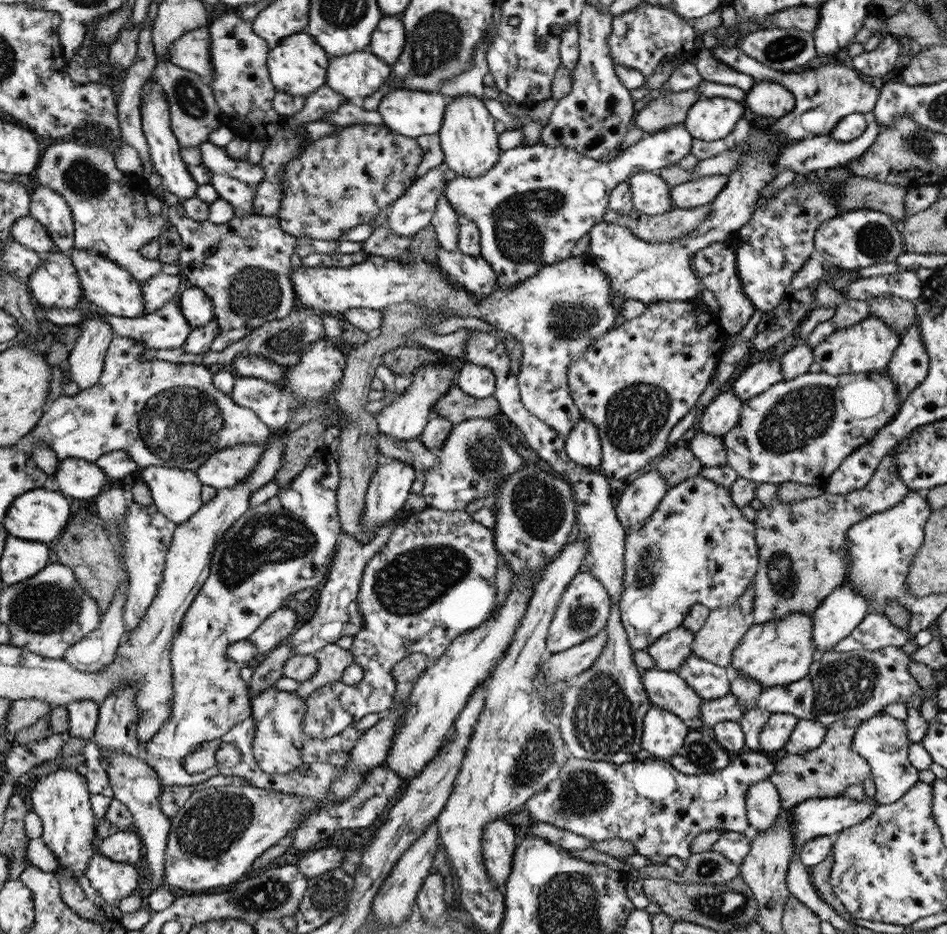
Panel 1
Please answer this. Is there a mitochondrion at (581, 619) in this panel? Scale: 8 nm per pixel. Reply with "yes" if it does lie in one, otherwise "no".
yes

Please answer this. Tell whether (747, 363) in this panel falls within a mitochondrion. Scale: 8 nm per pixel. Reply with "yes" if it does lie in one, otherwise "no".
no

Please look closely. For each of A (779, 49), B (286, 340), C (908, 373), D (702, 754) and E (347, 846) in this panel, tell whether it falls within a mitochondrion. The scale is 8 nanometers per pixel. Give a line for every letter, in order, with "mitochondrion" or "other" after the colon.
A: mitochondrion
B: mitochondrion
C: other
D: mitochondrion
E: other

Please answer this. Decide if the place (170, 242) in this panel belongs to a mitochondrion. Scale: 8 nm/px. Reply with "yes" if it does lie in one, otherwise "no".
no

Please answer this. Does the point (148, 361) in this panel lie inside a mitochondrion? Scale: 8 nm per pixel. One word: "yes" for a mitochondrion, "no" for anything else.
no

